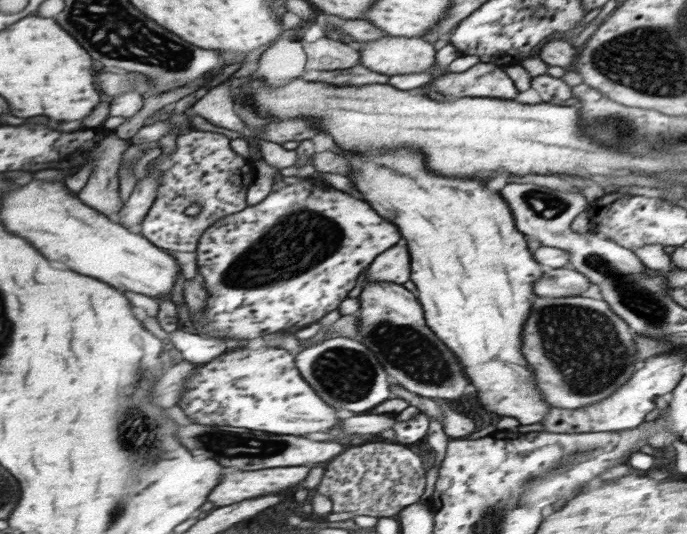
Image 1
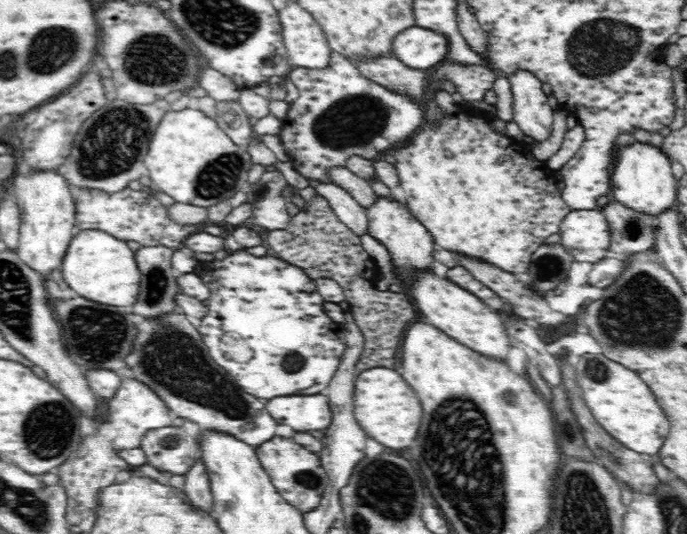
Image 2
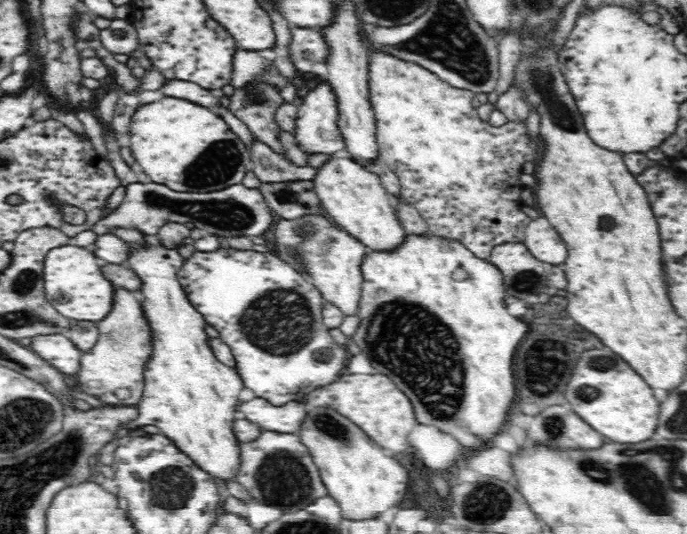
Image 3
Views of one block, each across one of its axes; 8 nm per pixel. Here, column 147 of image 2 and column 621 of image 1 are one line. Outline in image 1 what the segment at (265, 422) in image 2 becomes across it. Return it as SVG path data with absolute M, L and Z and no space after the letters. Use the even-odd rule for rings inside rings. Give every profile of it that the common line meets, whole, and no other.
M537 296L535 312L526 319L522 331L523 356L531 364L531 372L535 372L535 380L539 380L543 400L550 406L582 408L605 399L623 386L640 366L634 334L626 321L603 299L591 298Z

